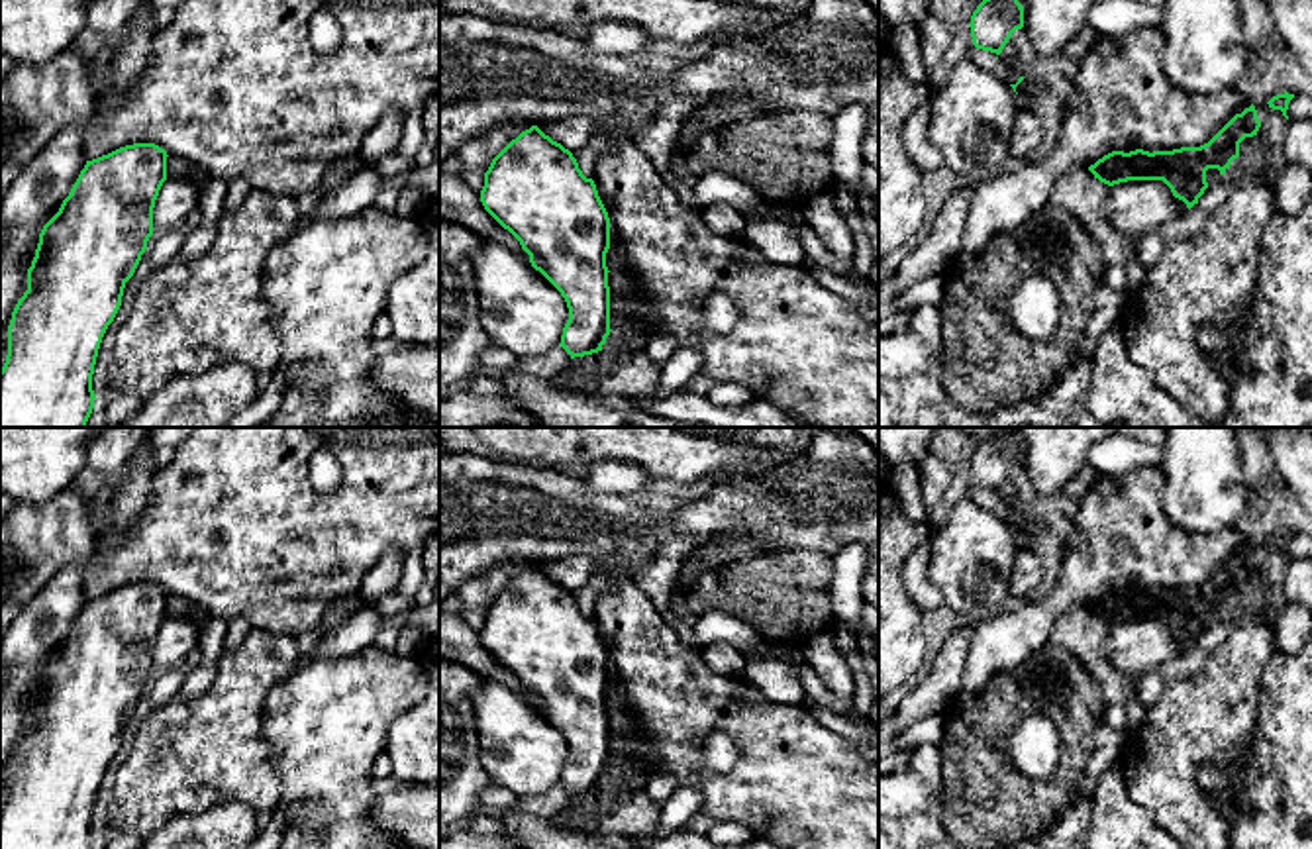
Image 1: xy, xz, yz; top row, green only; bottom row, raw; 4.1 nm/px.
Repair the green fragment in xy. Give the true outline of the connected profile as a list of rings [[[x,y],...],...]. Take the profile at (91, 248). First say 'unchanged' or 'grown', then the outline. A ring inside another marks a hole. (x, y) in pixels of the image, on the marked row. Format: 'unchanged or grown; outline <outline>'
unchanged; outline [[[133,143],[86,161],[59,212],[43,225],[27,269],[27,290],[8,325],[0,427],[86,427],[96,398],[92,375],[98,349],[153,235],[167,157],[155,143]]]

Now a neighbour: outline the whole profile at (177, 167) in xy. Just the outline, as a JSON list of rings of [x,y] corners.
[[[173,155],[167,157],[167,176],[196,182],[198,188],[202,188],[208,178],[194,163]]]

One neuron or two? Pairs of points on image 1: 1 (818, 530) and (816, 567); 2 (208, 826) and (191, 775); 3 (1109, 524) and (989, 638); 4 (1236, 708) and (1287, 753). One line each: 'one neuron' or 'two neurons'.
1: two neurons
2: two neurons
3: one neuron
4: two neurons

